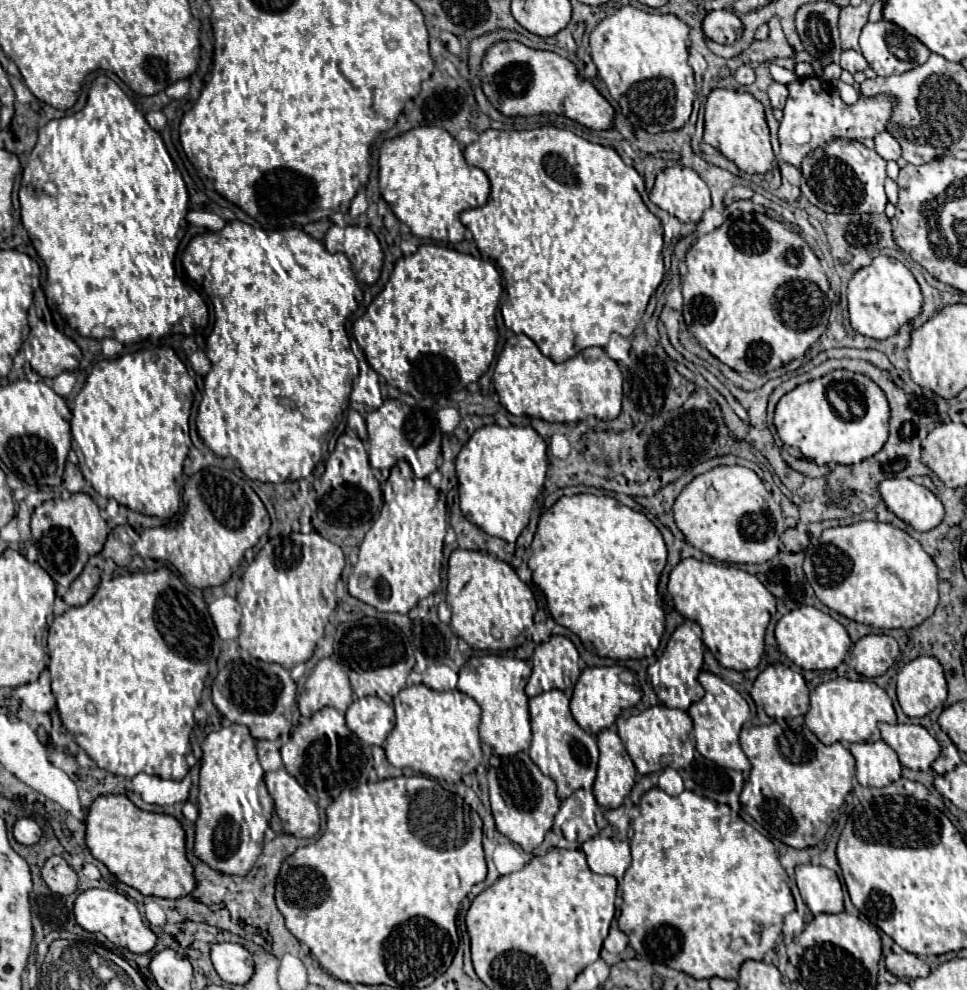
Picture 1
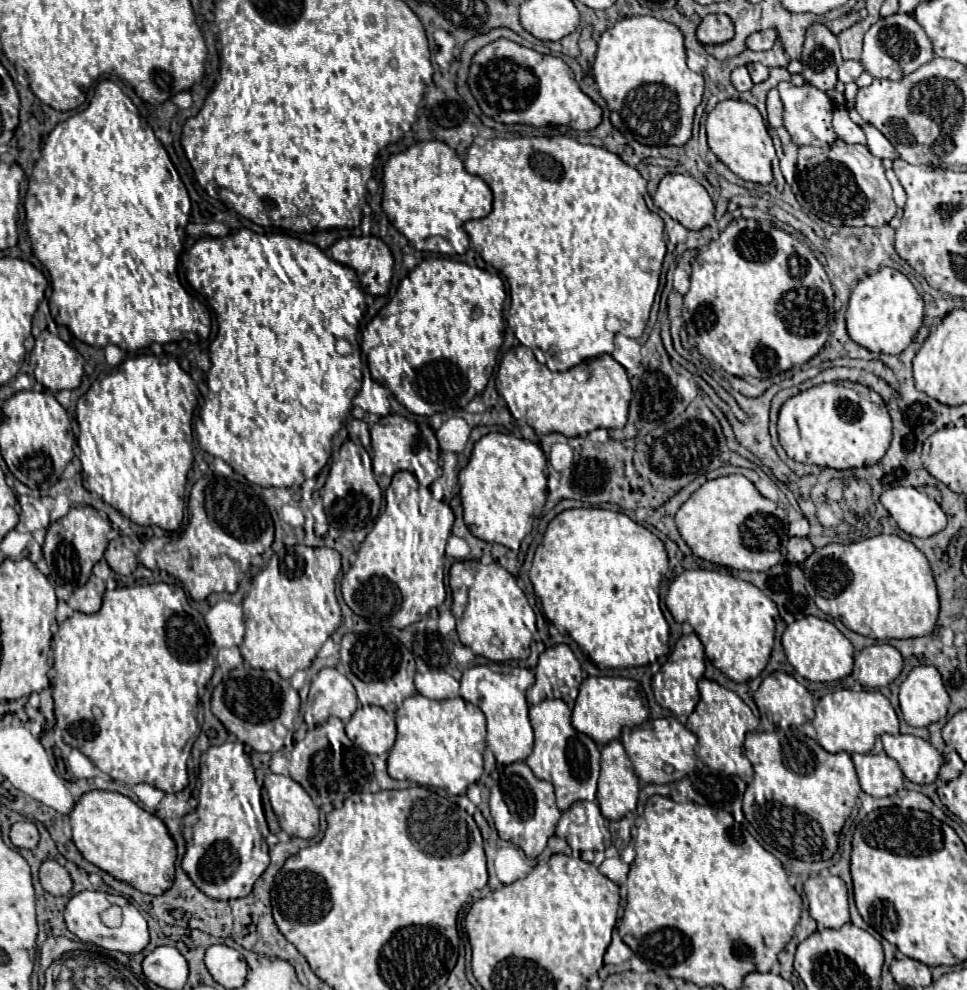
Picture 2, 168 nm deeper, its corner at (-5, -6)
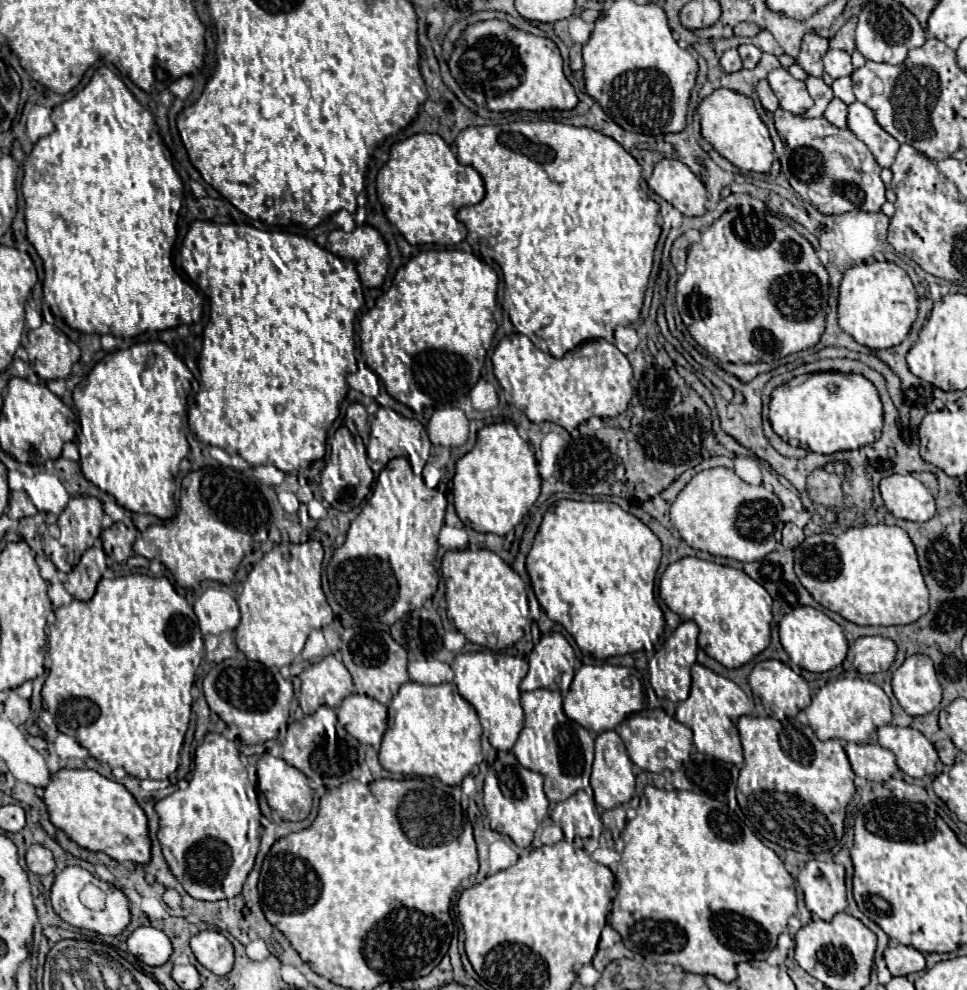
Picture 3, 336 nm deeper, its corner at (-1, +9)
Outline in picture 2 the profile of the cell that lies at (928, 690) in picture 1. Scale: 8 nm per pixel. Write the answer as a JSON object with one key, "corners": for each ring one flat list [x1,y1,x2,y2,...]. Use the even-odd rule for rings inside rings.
{"corners":[[916,667,900,685,900,709,912,727,926,727,944,719,948,703,950,697,936,667]]}

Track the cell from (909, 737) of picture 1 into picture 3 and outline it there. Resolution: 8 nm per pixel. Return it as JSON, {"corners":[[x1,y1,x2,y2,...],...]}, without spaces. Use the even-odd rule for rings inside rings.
{"corners":[[892,724,882,726,878,728,878,744,894,752,898,768,912,778,936,772,938,754,932,742,914,728,900,728]]}

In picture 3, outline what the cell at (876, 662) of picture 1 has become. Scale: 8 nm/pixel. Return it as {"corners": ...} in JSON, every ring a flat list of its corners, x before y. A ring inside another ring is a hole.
{"corners":[[866,636,851,644,847,659,860,674,886,672,896,658,896,644,888,638]]}

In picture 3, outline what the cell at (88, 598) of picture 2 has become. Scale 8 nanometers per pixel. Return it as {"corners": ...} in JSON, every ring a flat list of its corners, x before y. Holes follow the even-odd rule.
{"corners":[[78,562,72,572,68,574,68,580,64,582,64,588,76,598,76,600,90,600,96,592,96,584,98,584,98,576,92,576,88,572,88,568]]}

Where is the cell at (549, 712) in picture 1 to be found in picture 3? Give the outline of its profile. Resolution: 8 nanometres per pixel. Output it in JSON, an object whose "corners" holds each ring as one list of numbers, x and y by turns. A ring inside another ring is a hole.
{"corners":[[554,690,522,692,522,708,526,724,512,748,520,766,544,776,544,792,550,802,562,802,578,790,588,790,594,760,594,738,586,728,566,718,562,710,562,696]]}

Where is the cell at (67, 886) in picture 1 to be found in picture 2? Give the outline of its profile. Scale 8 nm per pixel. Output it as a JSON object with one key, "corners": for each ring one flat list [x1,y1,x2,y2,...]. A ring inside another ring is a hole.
{"corners":[[44,861,42,863,40,883,54,897,68,895,72,891,72,877,66,871,66,867,62,867,58,861]]}

